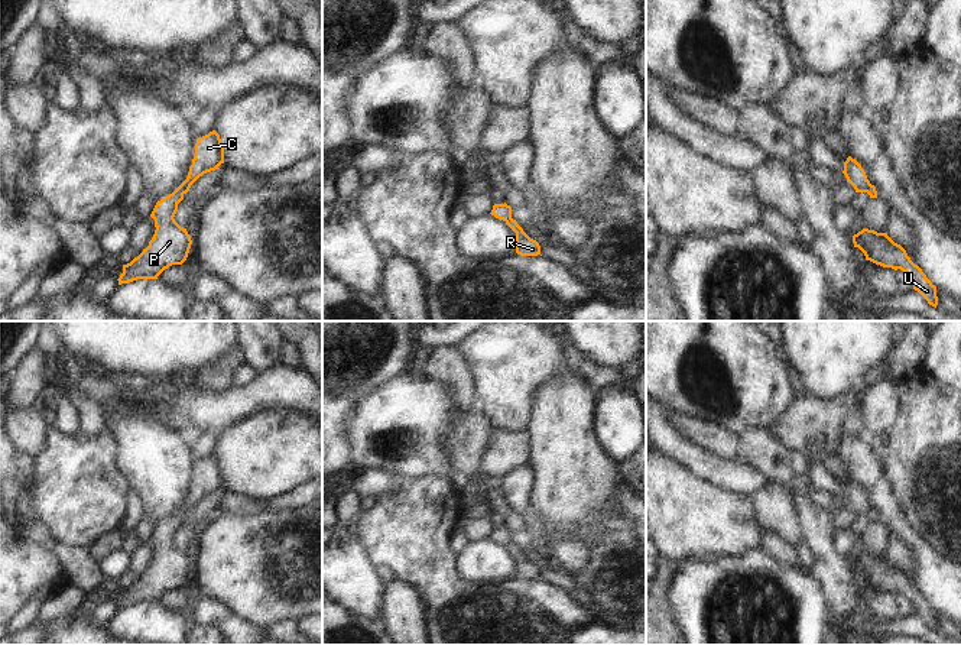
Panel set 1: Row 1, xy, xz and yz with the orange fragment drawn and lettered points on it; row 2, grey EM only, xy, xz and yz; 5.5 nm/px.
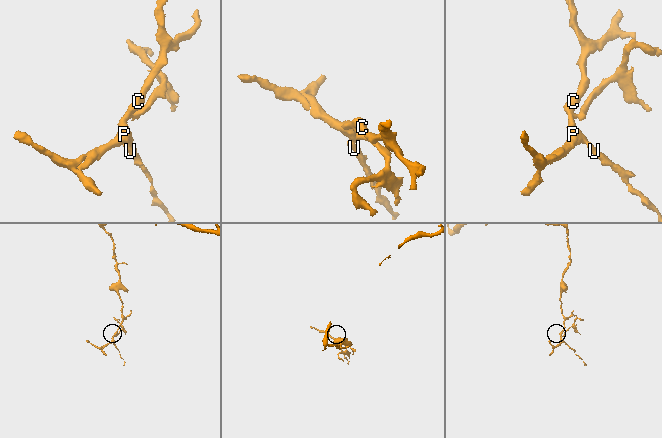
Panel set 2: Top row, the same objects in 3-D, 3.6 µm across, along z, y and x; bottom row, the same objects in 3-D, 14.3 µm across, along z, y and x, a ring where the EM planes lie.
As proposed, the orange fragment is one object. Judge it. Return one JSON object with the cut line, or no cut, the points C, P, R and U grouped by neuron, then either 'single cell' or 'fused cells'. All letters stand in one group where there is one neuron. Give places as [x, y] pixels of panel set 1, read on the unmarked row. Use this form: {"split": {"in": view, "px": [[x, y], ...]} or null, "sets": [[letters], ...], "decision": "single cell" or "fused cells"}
{"split": {"in": "xz", "px": [[510, 541], [506, 545]]}, "sets": [["C", "P", "U"], ["R"]], "decision": "fused cells"}

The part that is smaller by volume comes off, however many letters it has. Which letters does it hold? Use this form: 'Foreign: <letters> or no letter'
Foreign: R

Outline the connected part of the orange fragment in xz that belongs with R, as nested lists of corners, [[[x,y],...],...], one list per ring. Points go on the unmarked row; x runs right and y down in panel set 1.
[[[509,542],[506,548],[516,557],[516,577],[520,580],[540,578],[540,570],[536,564],[530,563],[516,544]]]

